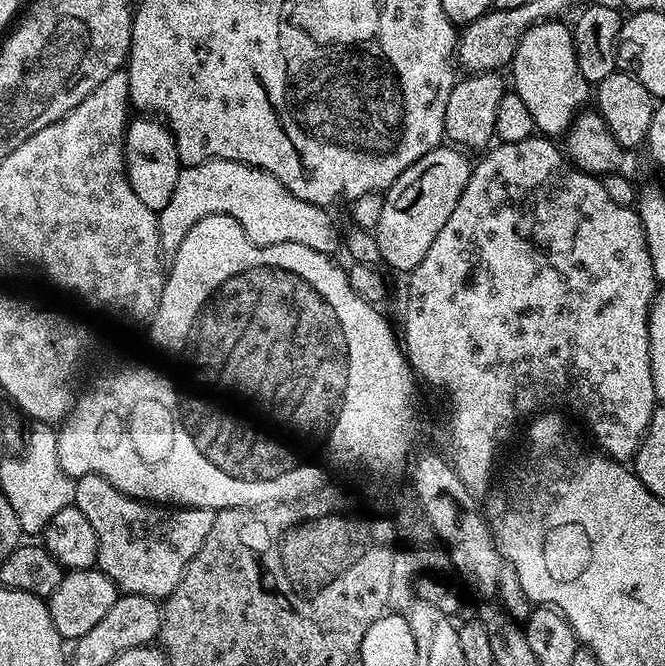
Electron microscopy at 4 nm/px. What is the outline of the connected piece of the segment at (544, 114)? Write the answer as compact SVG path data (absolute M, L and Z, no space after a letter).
M563 19L539 20L518 42L510 65L510 88L526 102L530 118L534 118L536 132L549 138L563 137L572 121L590 100L590 85L578 70L578 58L574 54L574 38L571 27Z

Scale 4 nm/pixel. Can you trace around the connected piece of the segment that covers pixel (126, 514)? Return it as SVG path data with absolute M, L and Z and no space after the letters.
M86 474L85 476L75 477L76 485L74 486L74 507L82 510L82 514L86 514L86 518L90 522L90 526L94 526L94 534L98 534L98 554L96 555L96 567L106 574L106 578L110 578L110 582L116 584L117 589L121 593L129 596L151 596L153 598L167 598L174 590L174 586L178 586L178 582L182 582L182 574L186 570L186 566L190 562L190 558L194 558L194 554L198 554L198 549L202 546L202 542L206 539L206 533L210 530L210 526L214 523L216 512L210 508L182 508L179 506L161 506L146 500L135 500L126 494L122 494L122 490L118 490L114 486L110 486L110 482L106 482L106 478L102 478L98 474Z

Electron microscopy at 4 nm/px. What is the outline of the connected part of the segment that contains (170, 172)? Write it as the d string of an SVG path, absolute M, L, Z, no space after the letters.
M148 114L139 118L141 120L129 119L124 129L124 164L128 168L128 181L134 194L138 194L138 198L142 198L142 202L146 202L146 206L158 214L166 202L170 202L170 194L174 194L182 165L167 124Z

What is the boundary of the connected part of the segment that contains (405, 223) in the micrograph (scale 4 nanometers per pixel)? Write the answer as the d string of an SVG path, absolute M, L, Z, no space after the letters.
M456 146L430 150L422 154L414 166L402 170L400 177L383 193L382 218L378 218L374 235L385 265L388 263L408 274L426 258L426 250L430 250L434 238L438 238L438 230L446 226L446 218L450 218L454 206L458 206L458 198L462 198L462 190L466 190L466 182L470 182L473 161L463 155L467 156Z

